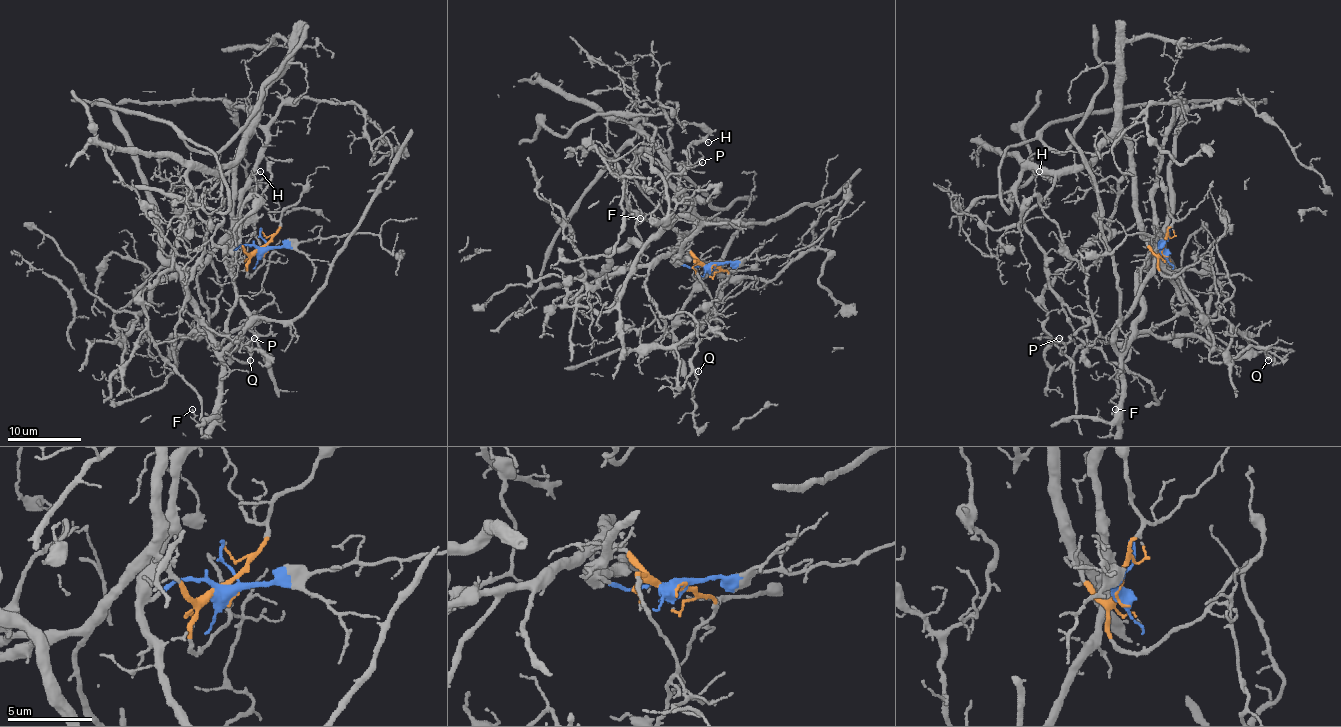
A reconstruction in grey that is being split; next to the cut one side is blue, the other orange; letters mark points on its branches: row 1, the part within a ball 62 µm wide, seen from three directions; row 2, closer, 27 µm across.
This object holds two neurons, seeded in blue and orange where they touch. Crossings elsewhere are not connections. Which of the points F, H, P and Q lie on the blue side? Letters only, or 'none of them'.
F, H

